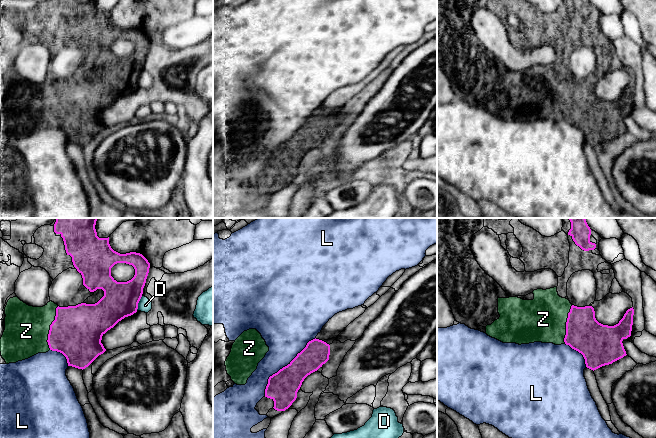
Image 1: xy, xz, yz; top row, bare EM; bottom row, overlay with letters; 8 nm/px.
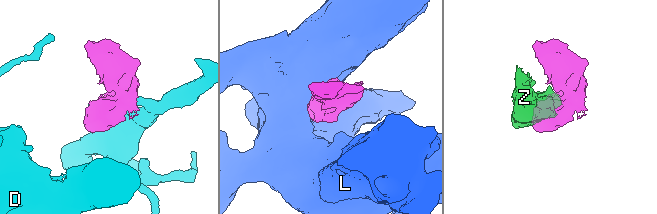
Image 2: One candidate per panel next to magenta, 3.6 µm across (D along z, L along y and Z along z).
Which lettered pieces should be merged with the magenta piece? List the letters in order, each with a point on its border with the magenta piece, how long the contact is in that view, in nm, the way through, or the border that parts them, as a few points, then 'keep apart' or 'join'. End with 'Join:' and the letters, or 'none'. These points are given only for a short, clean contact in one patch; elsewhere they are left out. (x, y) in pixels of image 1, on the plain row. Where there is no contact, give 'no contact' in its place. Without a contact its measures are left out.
D: xy (138, 78) | 130 nm | along xy (142, 72), (136, 86) | keep apart
L: xz (283, 143) | 650 nm | keep apart
Z: xy (50, 104) | 360 nm | join
Join: Z

